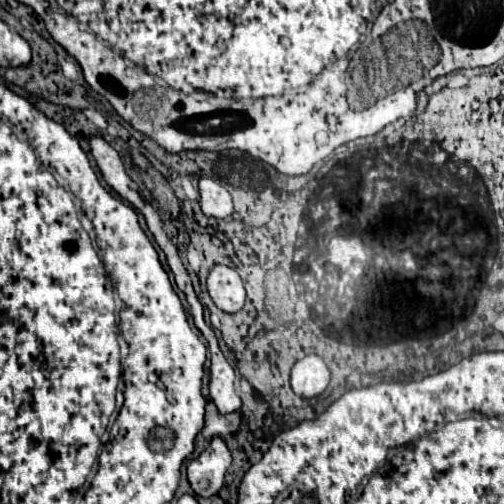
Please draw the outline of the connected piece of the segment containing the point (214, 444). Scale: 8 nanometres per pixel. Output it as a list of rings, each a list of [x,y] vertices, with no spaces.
[[[214,436],[210,446],[194,460],[188,462],[188,482],[192,490],[202,496],[214,496],[222,484],[224,484],[224,474],[232,464],[232,456],[224,444],[222,438]]]

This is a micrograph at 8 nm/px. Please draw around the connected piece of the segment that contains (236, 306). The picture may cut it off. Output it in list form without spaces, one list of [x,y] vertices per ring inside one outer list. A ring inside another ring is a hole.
[[[214,266],[206,278],[206,286],[212,302],[224,312],[238,312],[246,300],[242,278],[230,266]]]

